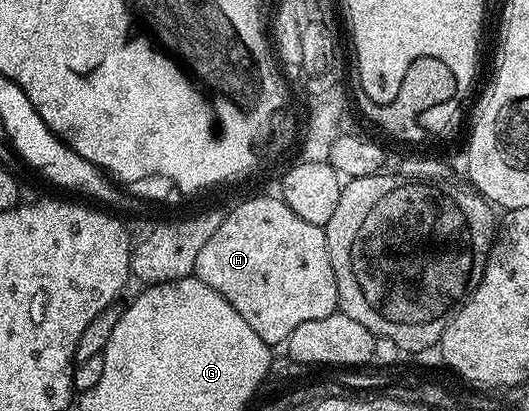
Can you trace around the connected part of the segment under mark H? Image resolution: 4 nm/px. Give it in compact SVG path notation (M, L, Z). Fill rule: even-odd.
M280 197L248 198L242 208L225 222L200 258L200 273L196 276L207 284L255 332L270 344L288 343L291 332L307 320L323 320L323 316L338 313L335 272L325 243L325 231L307 224L303 216L295 216Z

